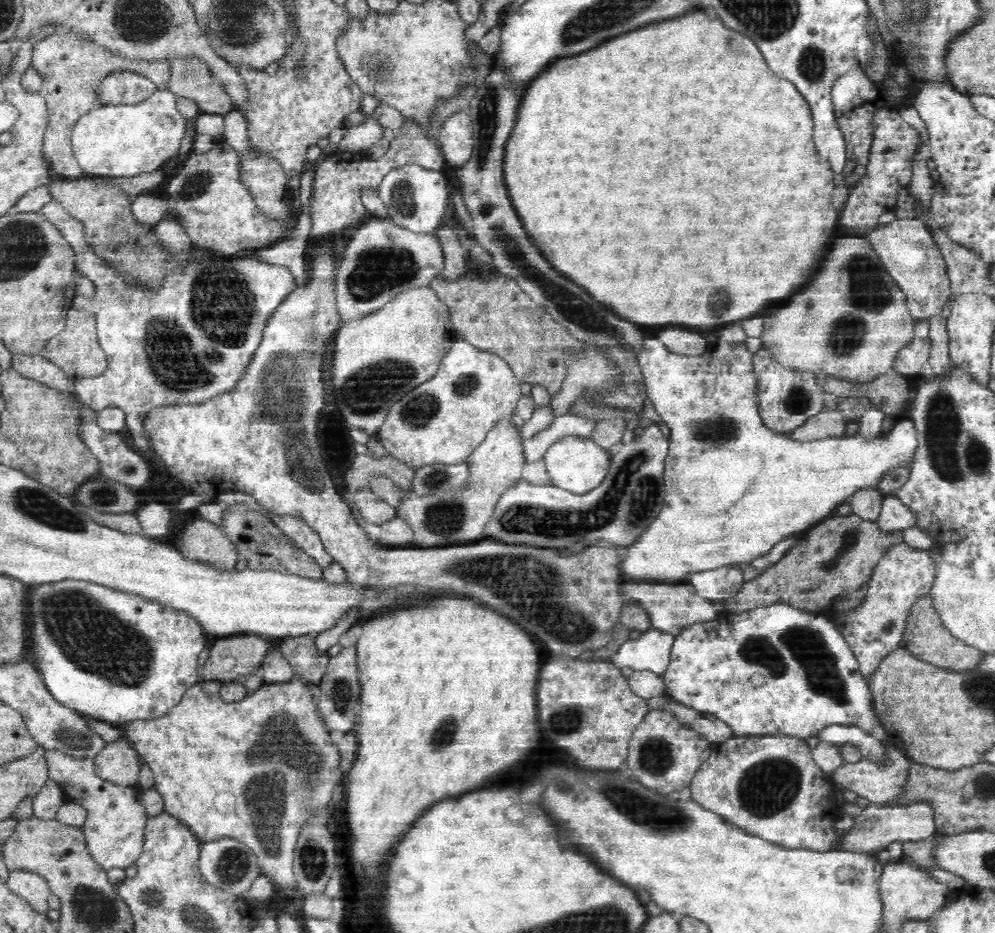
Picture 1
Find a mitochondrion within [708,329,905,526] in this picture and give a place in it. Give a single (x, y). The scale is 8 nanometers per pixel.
(796, 400)

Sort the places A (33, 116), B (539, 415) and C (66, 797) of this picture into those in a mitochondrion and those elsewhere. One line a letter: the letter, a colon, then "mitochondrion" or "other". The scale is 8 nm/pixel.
A: other
B: other
C: other

